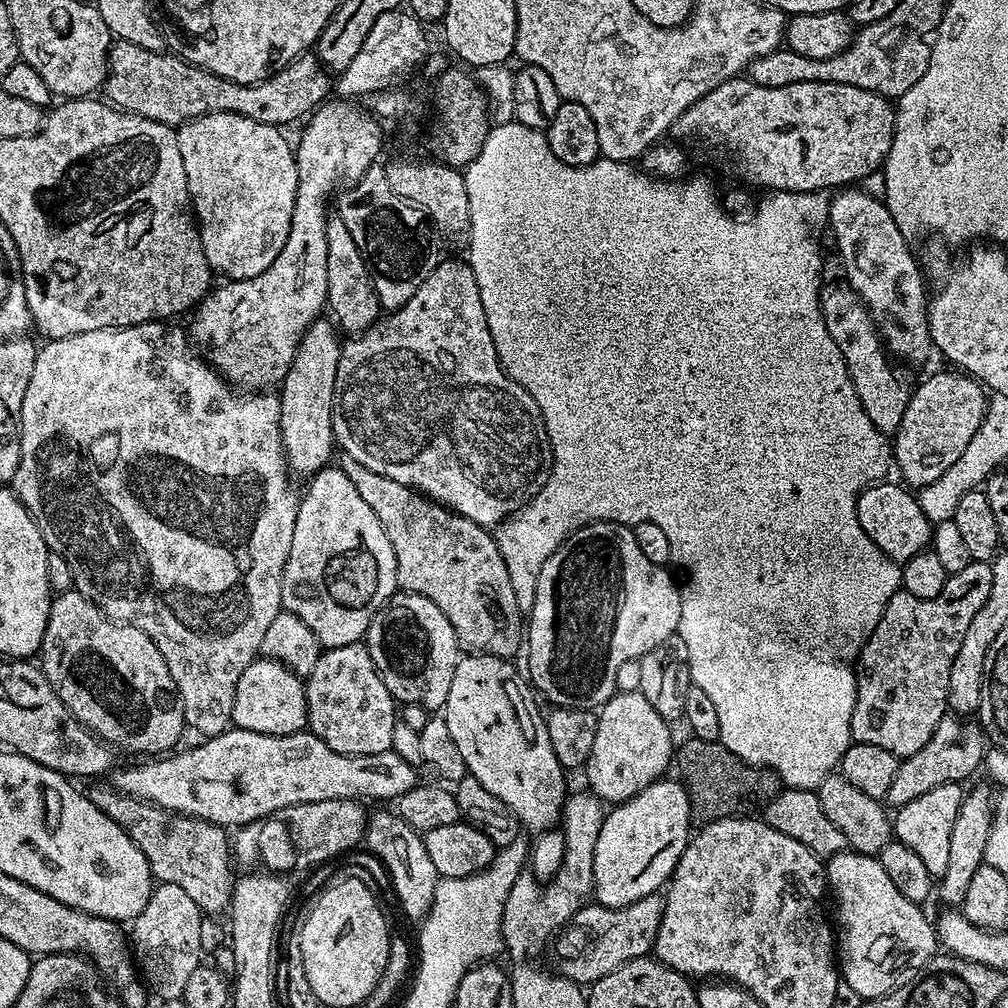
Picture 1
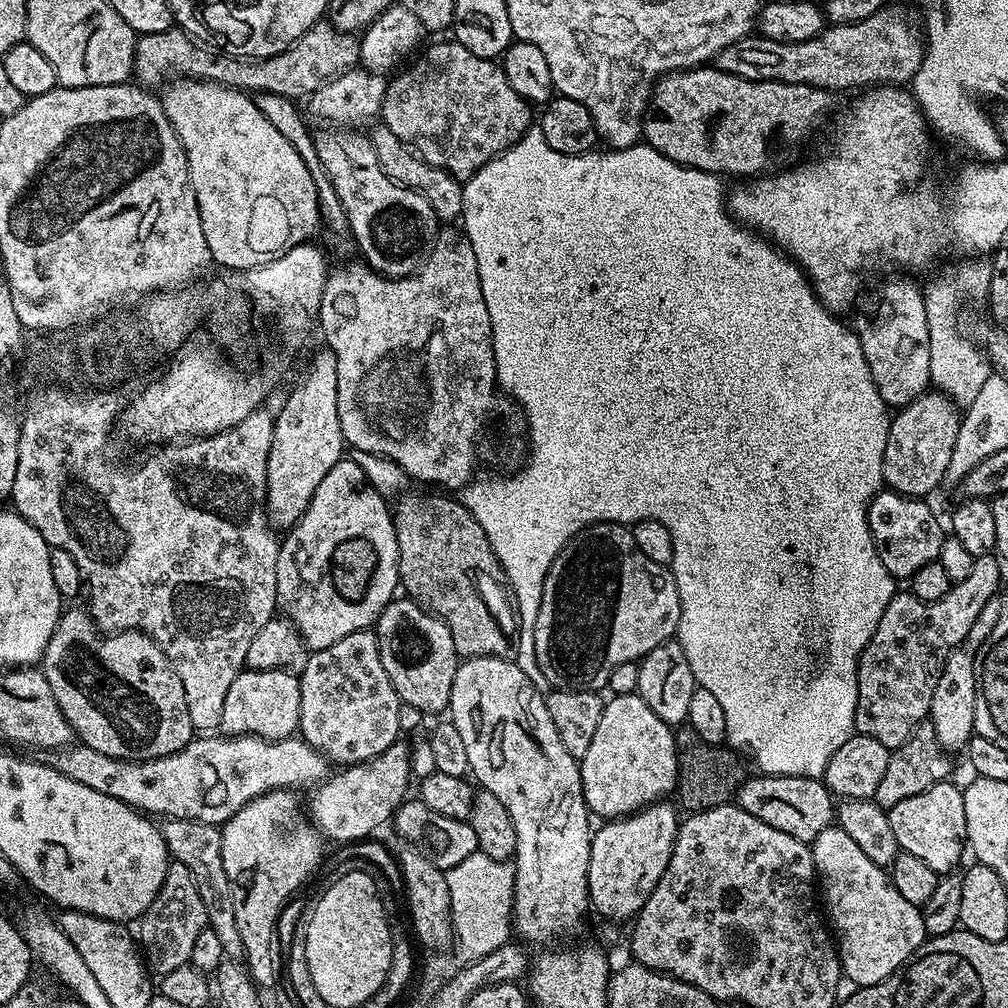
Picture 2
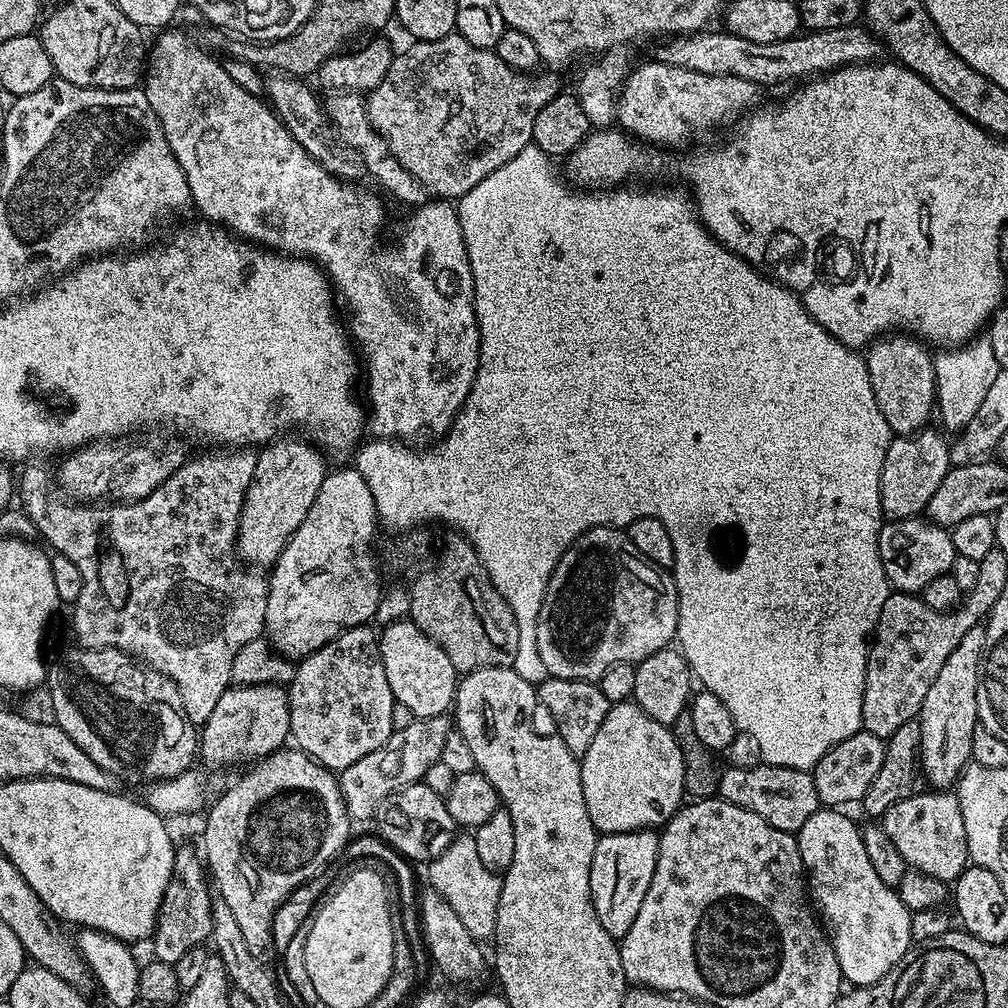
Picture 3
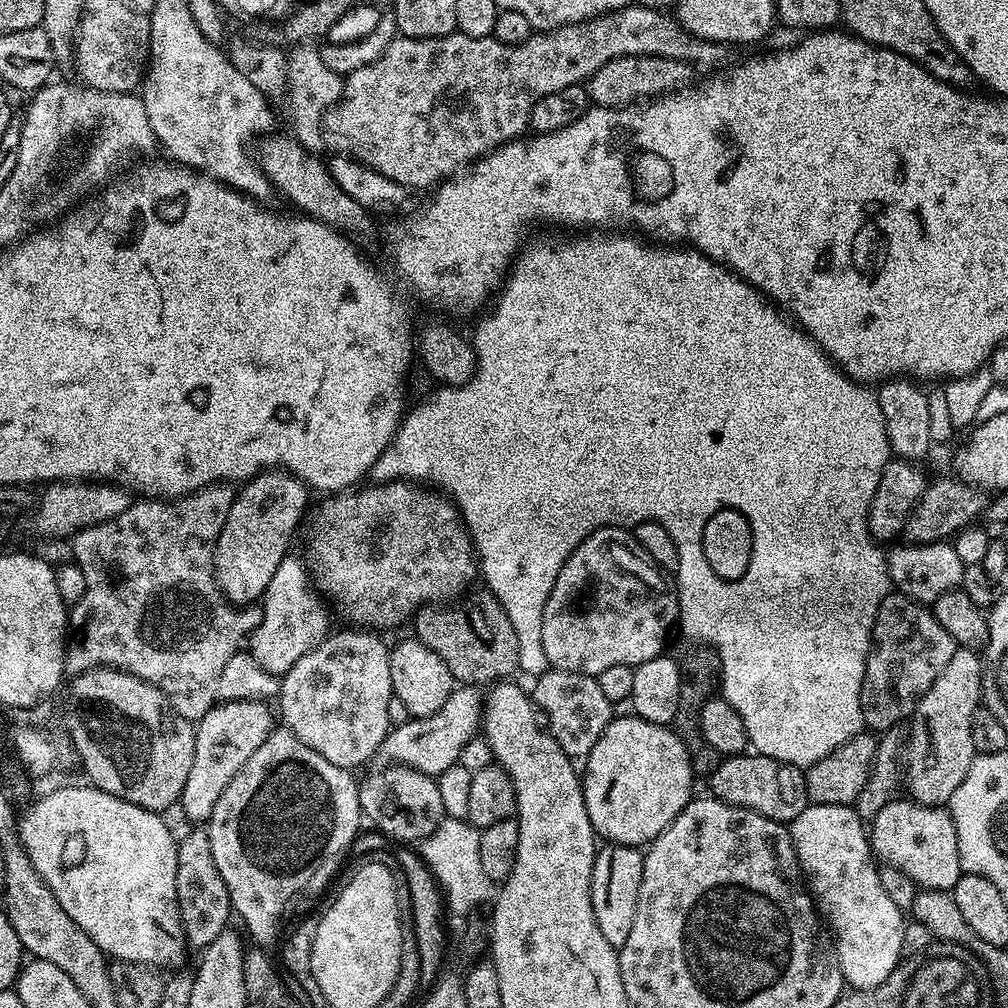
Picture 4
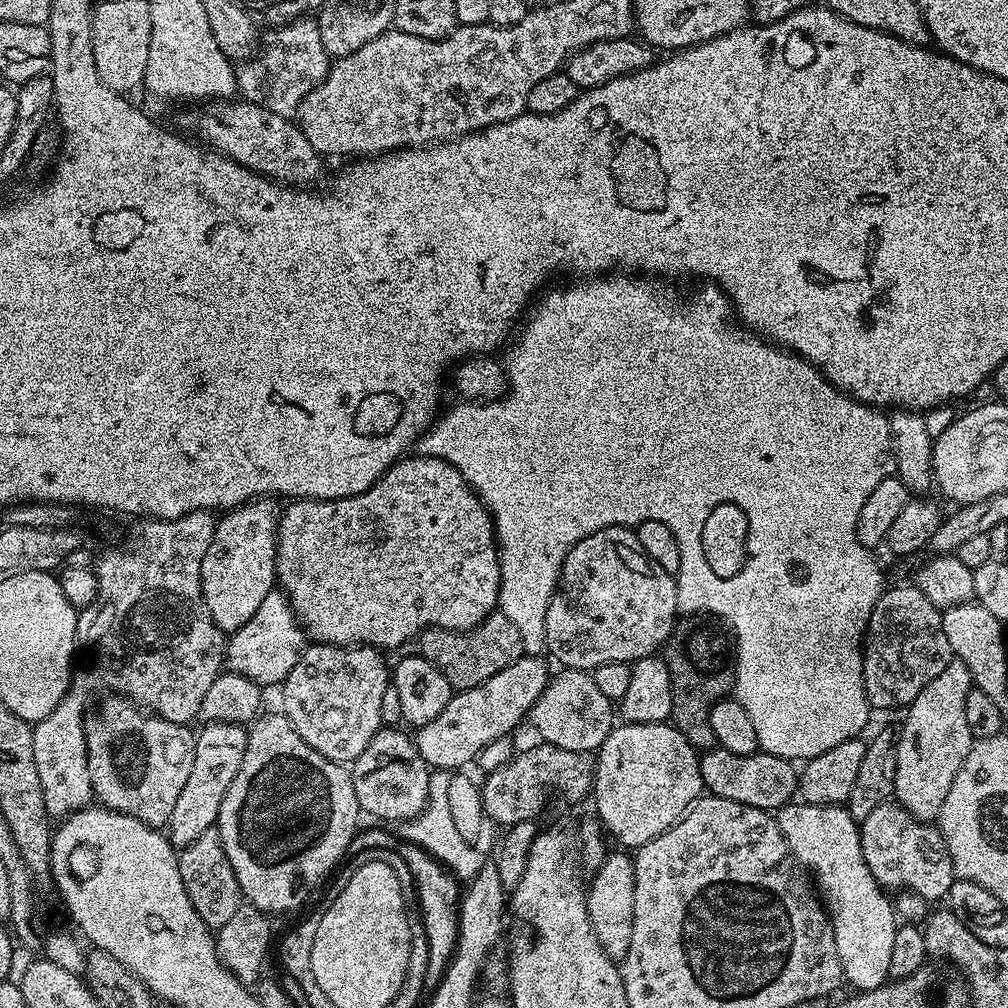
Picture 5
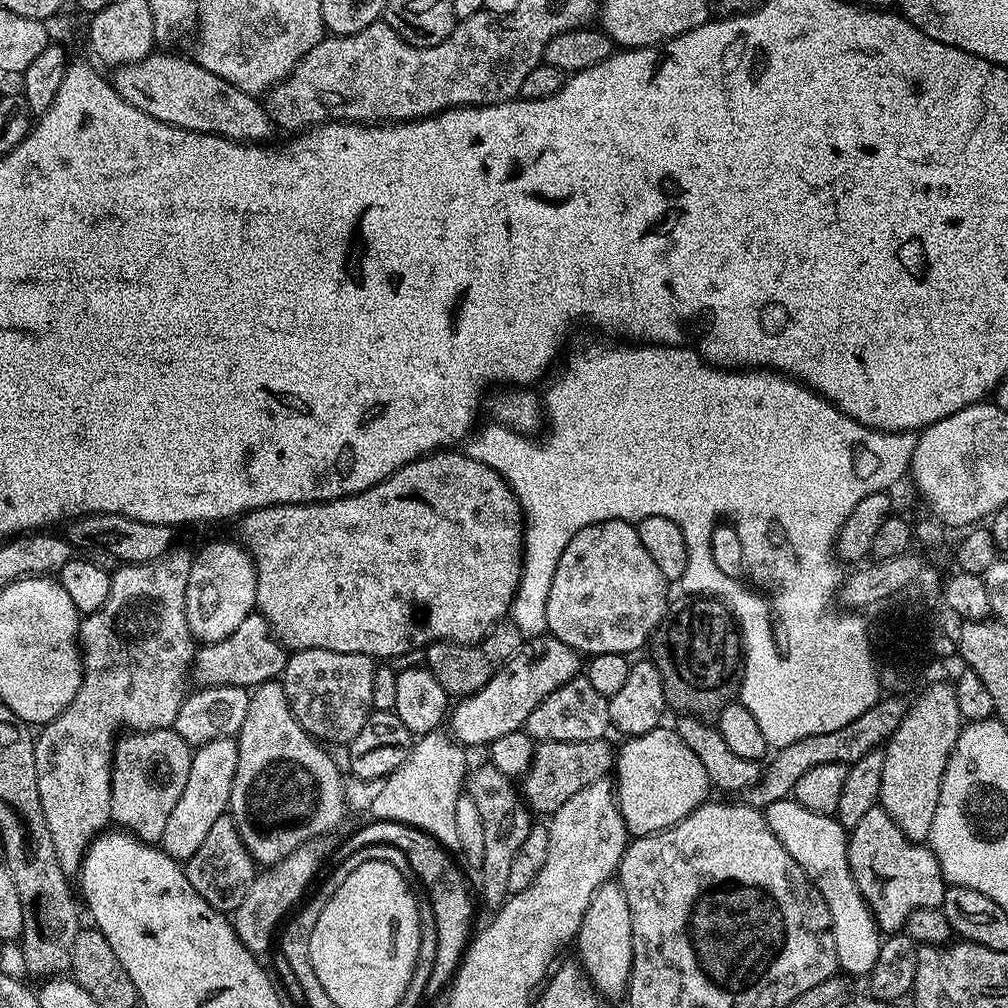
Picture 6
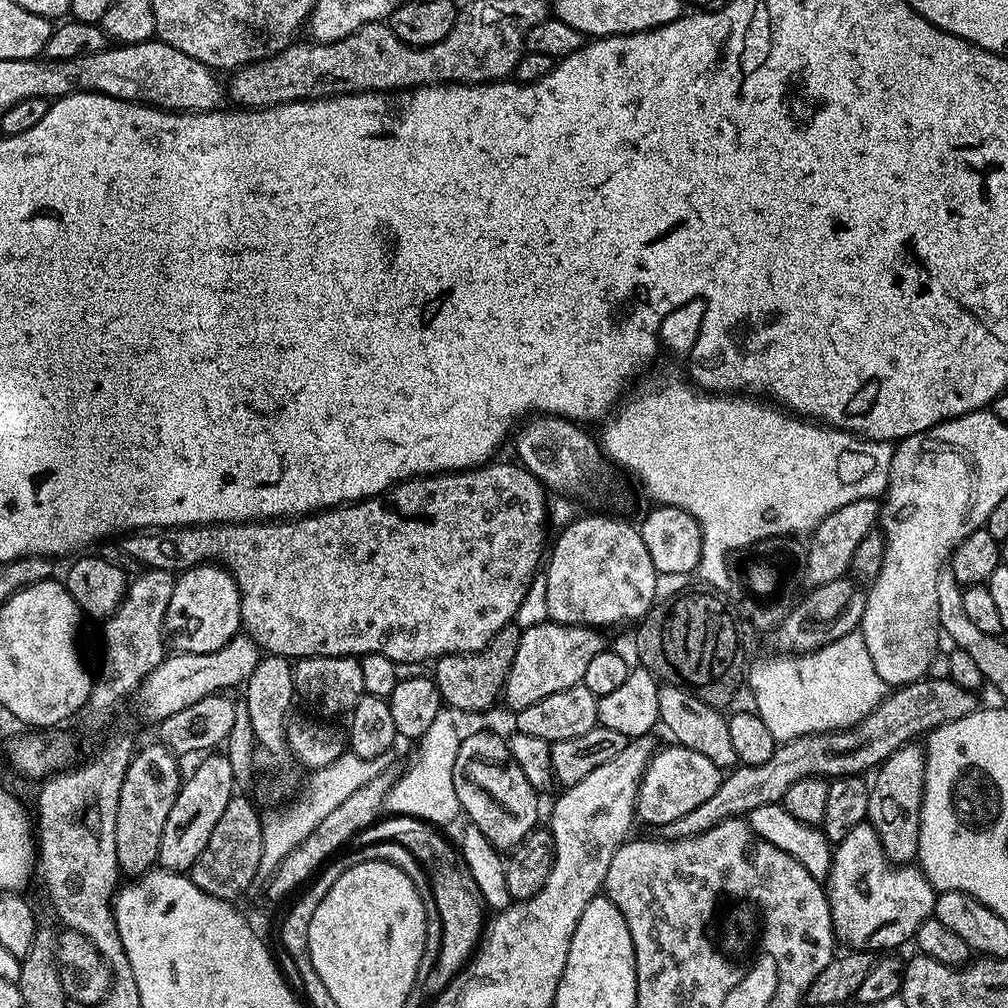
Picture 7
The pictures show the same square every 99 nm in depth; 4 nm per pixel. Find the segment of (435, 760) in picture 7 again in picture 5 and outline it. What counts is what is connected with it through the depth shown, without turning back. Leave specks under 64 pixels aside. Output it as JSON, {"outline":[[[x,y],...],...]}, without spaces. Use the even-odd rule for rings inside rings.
{"outline":[[[435,769],[428,780],[428,804],[420,811],[419,816],[413,820],[403,821],[399,825],[399,835],[408,840],[411,844],[417,844],[424,848],[436,860],[440,861],[457,880],[467,882],[473,880],[478,874],[482,863],[479,847],[475,843],[465,840],[458,834],[457,827],[454,826],[453,815],[450,814],[449,799],[447,797],[448,784],[450,784],[449,771],[445,769]]]}

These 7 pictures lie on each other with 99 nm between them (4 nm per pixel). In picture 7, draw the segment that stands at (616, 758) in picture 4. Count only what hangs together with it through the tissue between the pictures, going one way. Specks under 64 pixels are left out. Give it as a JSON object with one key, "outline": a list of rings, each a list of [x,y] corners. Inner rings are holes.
{"outline":[[[661,747],[657,751],[640,780],[636,816],[653,826],[669,824],[674,822],[674,818],[682,818],[682,814],[690,814],[690,810],[695,810],[701,802],[706,802],[706,798],[711,798],[722,779],[722,770],[714,766],[710,758],[698,754],[698,750],[671,747]]]}

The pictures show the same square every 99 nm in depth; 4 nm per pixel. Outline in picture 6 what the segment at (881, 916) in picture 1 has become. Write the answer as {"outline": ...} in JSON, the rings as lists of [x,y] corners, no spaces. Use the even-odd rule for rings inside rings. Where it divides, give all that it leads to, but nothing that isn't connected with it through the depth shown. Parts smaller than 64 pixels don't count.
{"outline":[[[791,798],[770,802],[763,813],[766,826],[774,830],[774,838],[778,838],[778,842],[786,846],[786,854],[790,854],[790,858],[802,866],[830,910],[839,971],[852,978],[867,977],[878,959],[882,933],[850,874],[848,832],[835,816],[814,814],[814,810],[806,810],[806,806]]]}

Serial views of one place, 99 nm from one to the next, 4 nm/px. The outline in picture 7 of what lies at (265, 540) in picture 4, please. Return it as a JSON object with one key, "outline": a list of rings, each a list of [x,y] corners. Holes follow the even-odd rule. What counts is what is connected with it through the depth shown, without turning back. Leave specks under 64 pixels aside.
{"outline":[[[200,564],[176,576],[174,594],[166,606],[164,634],[176,652],[210,654],[222,650],[241,631],[240,591],[227,568],[214,564]]]}

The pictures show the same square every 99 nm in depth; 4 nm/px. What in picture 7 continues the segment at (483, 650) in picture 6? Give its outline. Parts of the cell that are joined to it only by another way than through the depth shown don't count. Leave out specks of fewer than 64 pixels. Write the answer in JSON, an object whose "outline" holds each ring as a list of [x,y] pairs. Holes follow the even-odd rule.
{"outline":[[[514,622],[507,624],[494,639],[480,652],[466,654],[450,654],[441,656],[435,661],[434,679],[440,692],[441,701],[457,713],[484,712],[492,708],[501,699],[504,683],[510,674],[510,666],[514,662],[514,654],[518,650],[522,629]]]}

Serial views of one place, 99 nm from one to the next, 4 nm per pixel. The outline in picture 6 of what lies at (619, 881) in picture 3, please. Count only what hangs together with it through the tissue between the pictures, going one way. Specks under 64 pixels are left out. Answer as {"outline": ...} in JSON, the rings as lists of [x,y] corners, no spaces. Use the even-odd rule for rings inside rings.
{"outline":[[[609,882],[598,886],[598,890],[590,898],[590,906],[585,910],[582,926],[574,941],[574,948],[580,951],[578,963],[584,969],[585,977],[593,989],[601,997],[609,1001],[625,995],[628,990],[628,979],[632,969],[632,927],[630,926],[630,906],[626,902],[626,894],[622,894],[619,883]]]}

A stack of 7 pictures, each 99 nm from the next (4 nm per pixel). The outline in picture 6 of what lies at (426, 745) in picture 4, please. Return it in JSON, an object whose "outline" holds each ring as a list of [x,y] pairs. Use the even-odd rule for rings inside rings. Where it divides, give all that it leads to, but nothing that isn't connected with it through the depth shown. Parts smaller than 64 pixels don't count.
{"outline":[[[550,634],[531,637],[527,642],[521,643],[518,654],[507,660],[482,690],[472,696],[463,697],[457,703],[460,705],[451,709],[451,737],[461,746],[489,746],[496,739],[523,729],[526,718],[530,718],[534,711],[534,706],[538,706],[538,702],[542,702],[546,694],[554,694],[558,686],[573,680],[581,668],[581,653],[566,646],[566,642],[560,642]]]}

